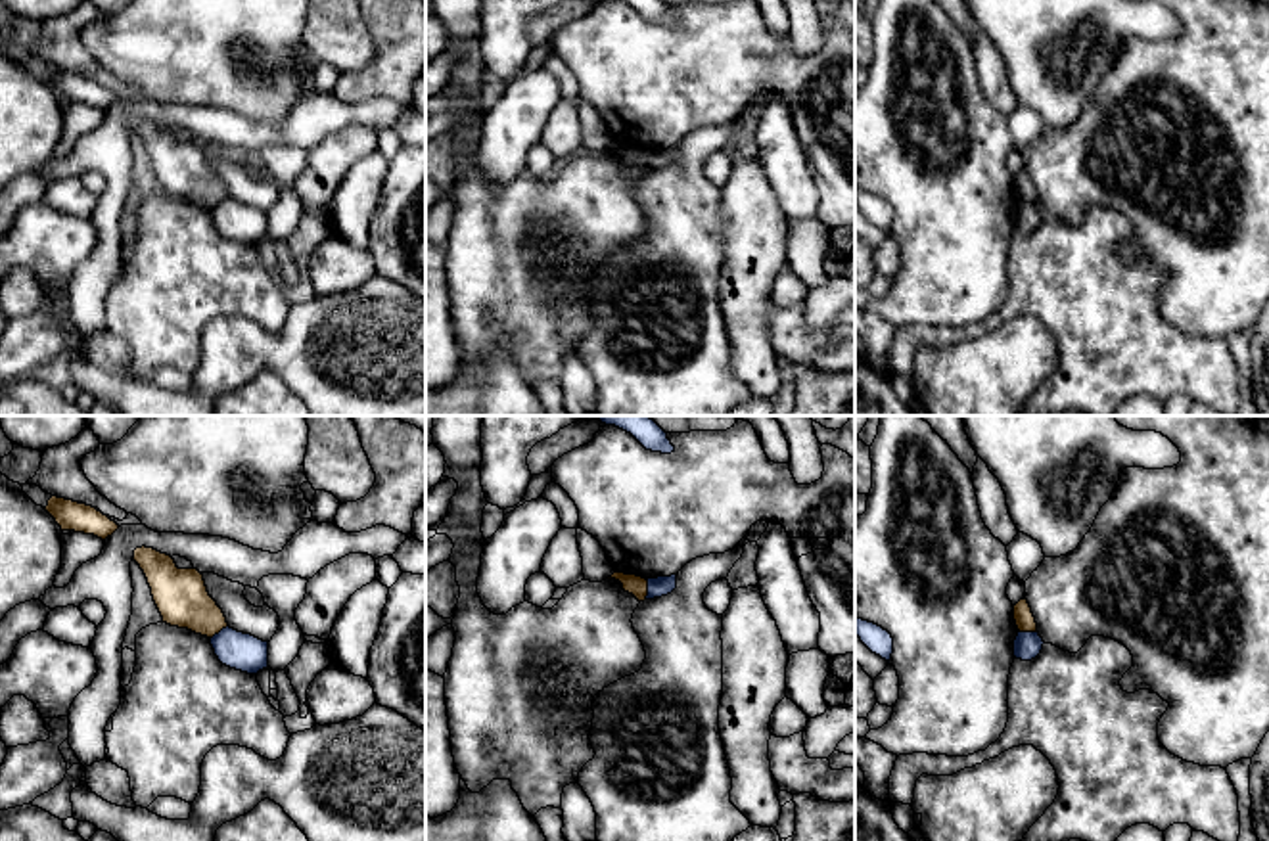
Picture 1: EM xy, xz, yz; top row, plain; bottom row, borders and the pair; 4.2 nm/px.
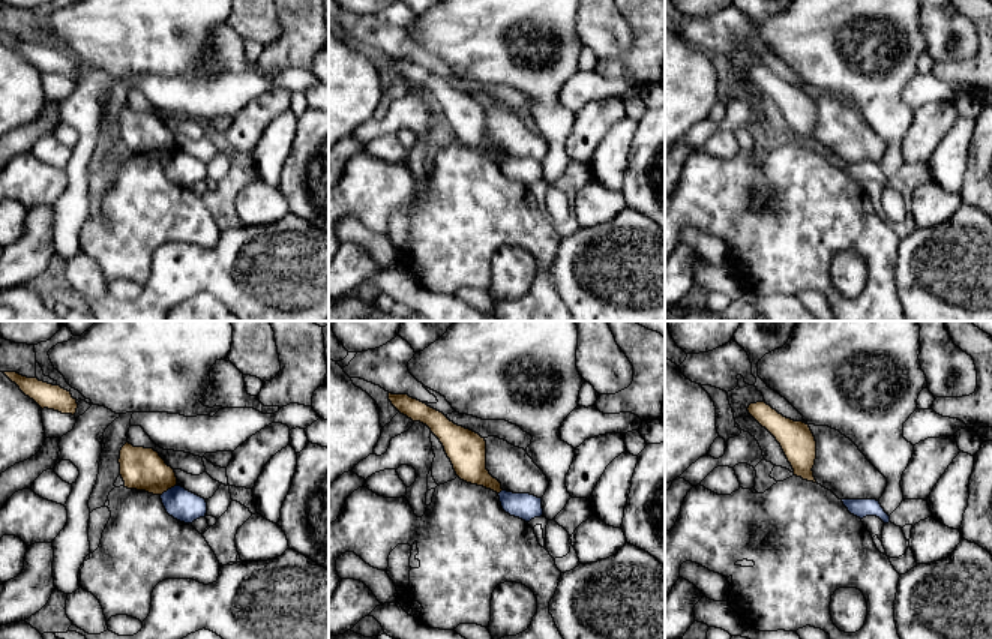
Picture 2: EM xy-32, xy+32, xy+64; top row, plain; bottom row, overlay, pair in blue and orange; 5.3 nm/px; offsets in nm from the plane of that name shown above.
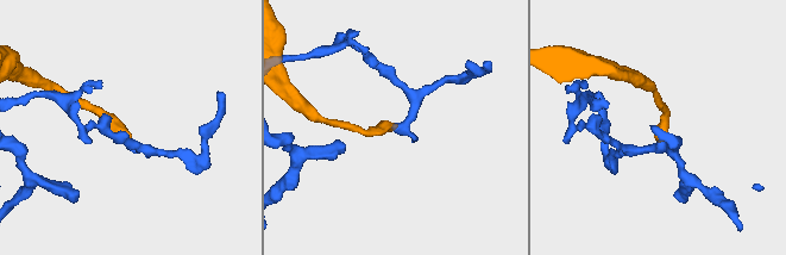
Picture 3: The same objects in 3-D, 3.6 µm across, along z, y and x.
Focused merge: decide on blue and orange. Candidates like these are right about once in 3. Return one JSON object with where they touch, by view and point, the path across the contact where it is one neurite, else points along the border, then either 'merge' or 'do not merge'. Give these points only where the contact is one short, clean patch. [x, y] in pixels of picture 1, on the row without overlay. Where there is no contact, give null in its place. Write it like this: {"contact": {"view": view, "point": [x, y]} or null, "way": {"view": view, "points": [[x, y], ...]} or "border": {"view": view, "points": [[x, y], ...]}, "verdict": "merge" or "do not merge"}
{"contact": {"view": "xz", "point": [648, 161]}, "border": {"view": "xz", "points": [[648, 152], [645, 169]]}, "verdict": "do not merge"}

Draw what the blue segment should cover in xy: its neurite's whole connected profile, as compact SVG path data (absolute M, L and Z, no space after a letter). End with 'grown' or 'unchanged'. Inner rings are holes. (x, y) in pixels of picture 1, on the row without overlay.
M226 197L211 209L211 216L219 232L230 239L257 245L268 238L268 213L251 205Z; unchanged

